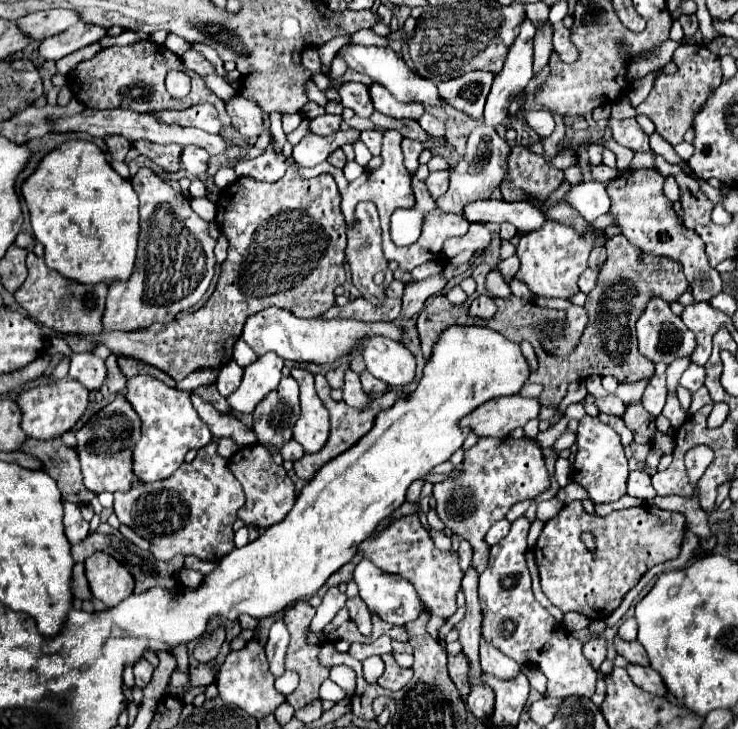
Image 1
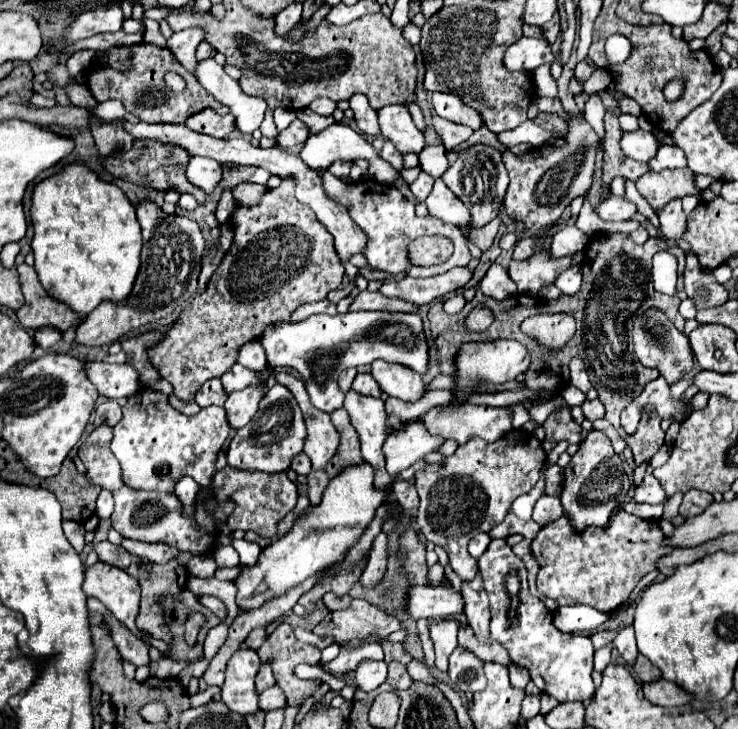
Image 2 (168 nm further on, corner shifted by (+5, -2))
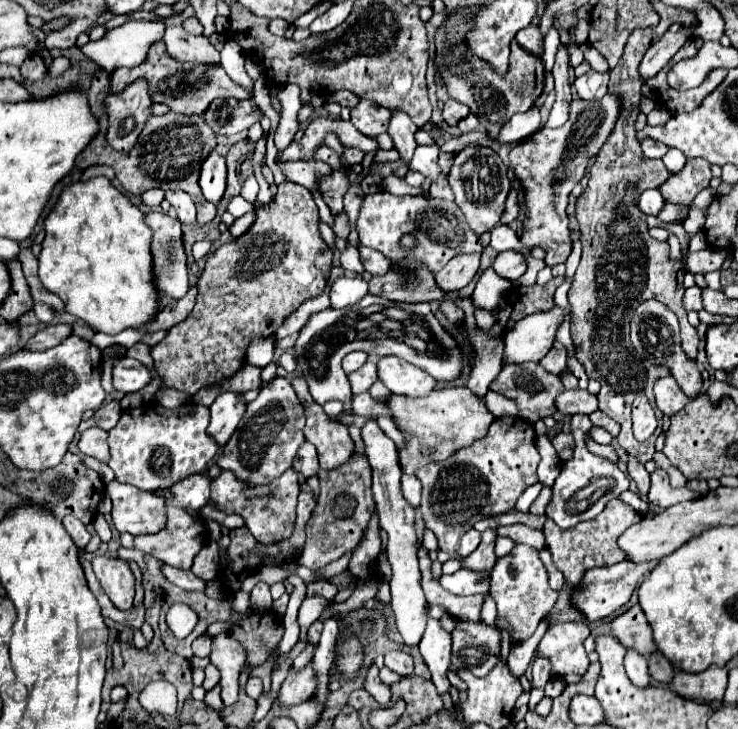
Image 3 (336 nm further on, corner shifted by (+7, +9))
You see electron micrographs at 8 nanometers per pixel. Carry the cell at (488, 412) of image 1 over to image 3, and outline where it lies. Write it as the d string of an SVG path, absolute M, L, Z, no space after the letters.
M451 387L451 389L435 389L427 397L409 399L403 395L389 395L387 399L377 399L385 403L391 411L391 419L397 429L405 431L405 447L399 451L399 465L403 473L415 475L429 461L443 461L451 457L457 449L469 447L473 441L485 437L489 425L493 423L493 415L487 411L483 399L473 395L467 387Z

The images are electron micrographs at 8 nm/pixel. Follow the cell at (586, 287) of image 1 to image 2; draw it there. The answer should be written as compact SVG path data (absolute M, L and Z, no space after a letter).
M569 268L563 272L563 276L559 276L555 280L555 286L563 292L563 294L569 294L573 296L575 292L579 292L581 288L581 270L579 268Z

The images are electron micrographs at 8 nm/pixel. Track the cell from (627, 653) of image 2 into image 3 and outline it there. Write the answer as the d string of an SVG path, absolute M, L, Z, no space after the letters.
M629 649L627 655L625 655L625 669L627 669L629 679L631 679L635 685L639 685L641 689L651 683L647 659L641 657L641 655L639 655L637 651L633 651L633 649Z

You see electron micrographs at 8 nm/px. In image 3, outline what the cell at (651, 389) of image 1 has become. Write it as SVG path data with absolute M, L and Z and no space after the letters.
M665 377L655 383L655 397L657 397L657 409L669 417L689 403L689 397L681 393L681 387L677 385L677 381L673 381L673 377Z

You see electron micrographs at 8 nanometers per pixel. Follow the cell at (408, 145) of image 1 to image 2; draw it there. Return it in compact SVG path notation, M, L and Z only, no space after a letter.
M385 140L385 146L381 150L381 158L385 158L395 170L403 170L403 154L395 148L395 144L391 144L391 140Z

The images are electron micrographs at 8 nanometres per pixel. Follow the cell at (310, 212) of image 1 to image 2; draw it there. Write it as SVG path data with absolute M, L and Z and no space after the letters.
M283 180L279 188L267 190L259 204L239 204L231 214L231 226L233 244L213 272L207 290L193 298L191 306L181 312L177 322L171 324L171 328L165 332L163 340L159 340L159 344L155 344L155 348L149 352L151 364L157 368L161 378L173 384L175 396L181 400L193 400L203 382L225 374L237 362L239 348L245 342L257 340L265 326L289 320L291 314L303 304L325 300L331 290L341 286L341 278L345 274L331 234L327 228L323 228L323 224L319 224L311 208L295 198L295 180Z

